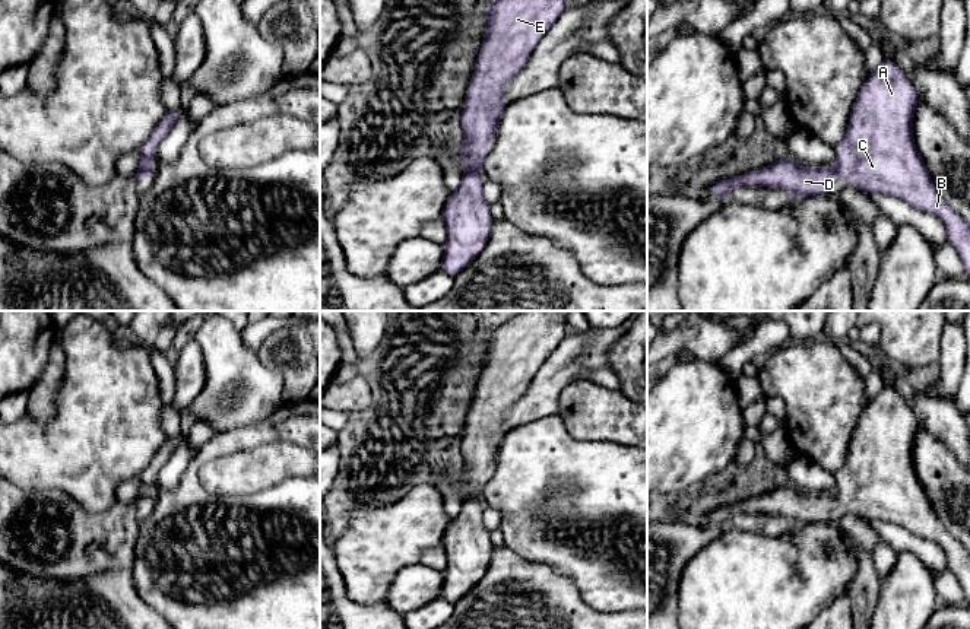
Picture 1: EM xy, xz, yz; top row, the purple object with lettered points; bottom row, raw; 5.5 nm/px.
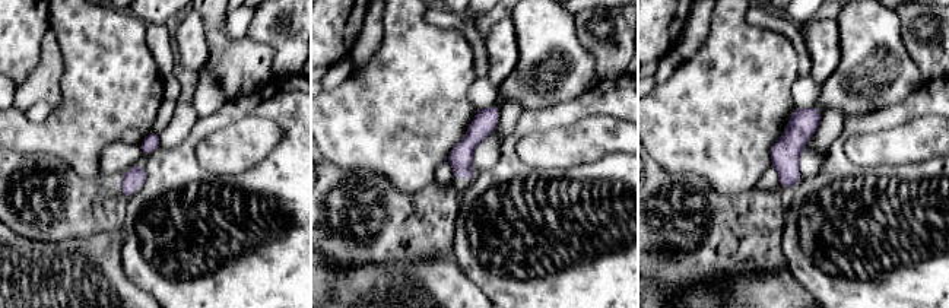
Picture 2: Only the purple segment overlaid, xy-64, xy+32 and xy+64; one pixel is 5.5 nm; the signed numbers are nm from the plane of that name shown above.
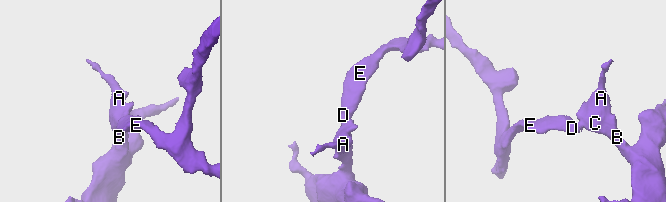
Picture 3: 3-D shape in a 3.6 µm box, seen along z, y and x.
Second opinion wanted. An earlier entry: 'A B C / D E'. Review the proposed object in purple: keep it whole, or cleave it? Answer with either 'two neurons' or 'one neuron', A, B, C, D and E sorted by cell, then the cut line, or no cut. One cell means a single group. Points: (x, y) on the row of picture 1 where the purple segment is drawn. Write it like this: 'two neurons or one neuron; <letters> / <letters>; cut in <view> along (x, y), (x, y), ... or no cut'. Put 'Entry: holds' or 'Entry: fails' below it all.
one neuron; A B C D E; no cut
Entry: fails

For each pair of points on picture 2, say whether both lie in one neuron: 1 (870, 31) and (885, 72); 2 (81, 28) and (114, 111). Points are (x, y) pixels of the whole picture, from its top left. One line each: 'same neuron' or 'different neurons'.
1: same neuron
2: same neuron

